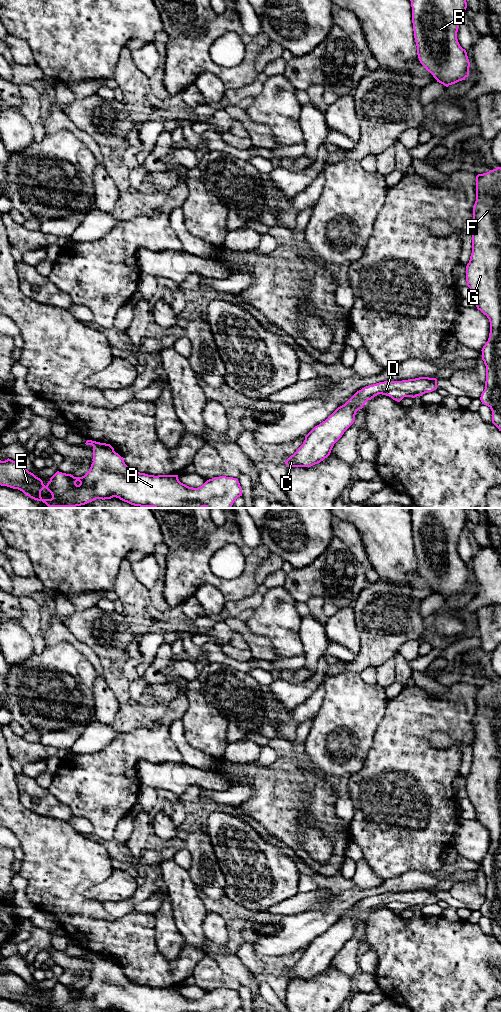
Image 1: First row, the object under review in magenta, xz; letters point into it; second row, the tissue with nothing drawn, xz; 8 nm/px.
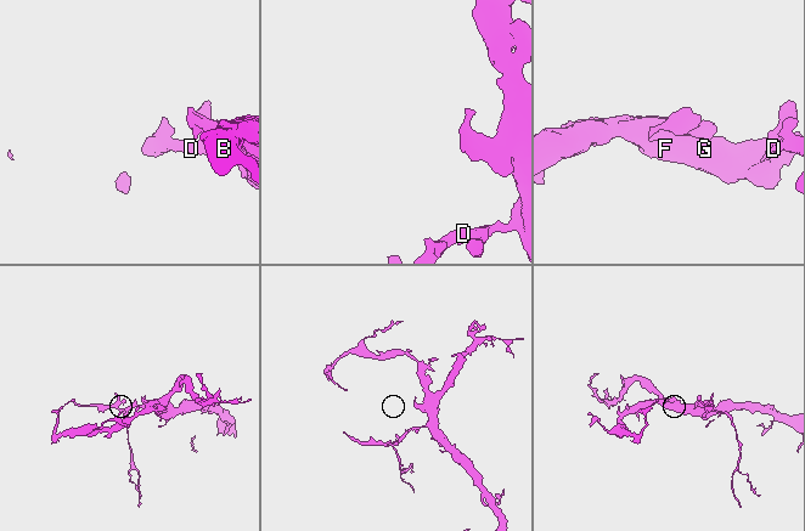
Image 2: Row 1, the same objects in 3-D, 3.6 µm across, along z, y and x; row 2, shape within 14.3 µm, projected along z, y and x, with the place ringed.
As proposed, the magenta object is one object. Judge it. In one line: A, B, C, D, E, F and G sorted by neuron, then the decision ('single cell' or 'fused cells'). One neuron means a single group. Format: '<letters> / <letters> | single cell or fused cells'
A B C D E F G | single cell

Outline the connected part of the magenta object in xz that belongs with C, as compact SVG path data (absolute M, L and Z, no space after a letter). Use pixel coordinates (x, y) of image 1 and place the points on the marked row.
M419 377L402 381L384 381L357 391L344 405L338 407L325 421L315 426L303 444L285 462L292 467L311 467L327 458L334 444L354 423L356 412L378 394L400 402L404 397L415 398L437 389L437 379Z

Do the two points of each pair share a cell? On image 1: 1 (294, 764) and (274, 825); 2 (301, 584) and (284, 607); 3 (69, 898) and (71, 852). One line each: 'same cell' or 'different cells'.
1: same cell
2: different cells
3: same cell

